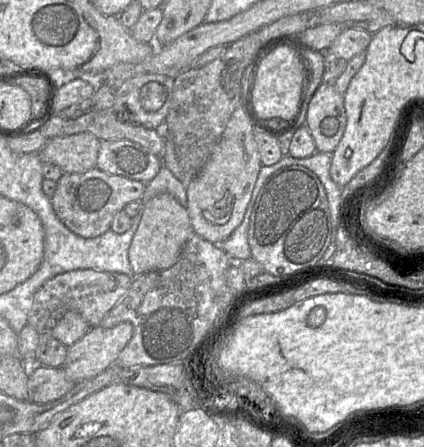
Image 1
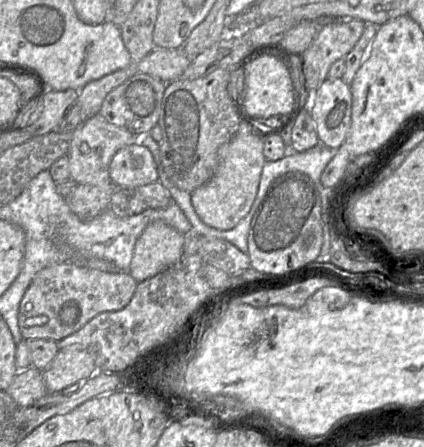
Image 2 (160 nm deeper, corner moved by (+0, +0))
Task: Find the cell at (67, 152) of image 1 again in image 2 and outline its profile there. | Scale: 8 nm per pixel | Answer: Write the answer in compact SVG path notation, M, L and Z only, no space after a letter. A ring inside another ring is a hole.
M99 114L87 119L72 132L72 140L67 156L70 179L78 184L108 185L111 182L109 167L115 153L136 143L136 135L123 127L109 123Z

